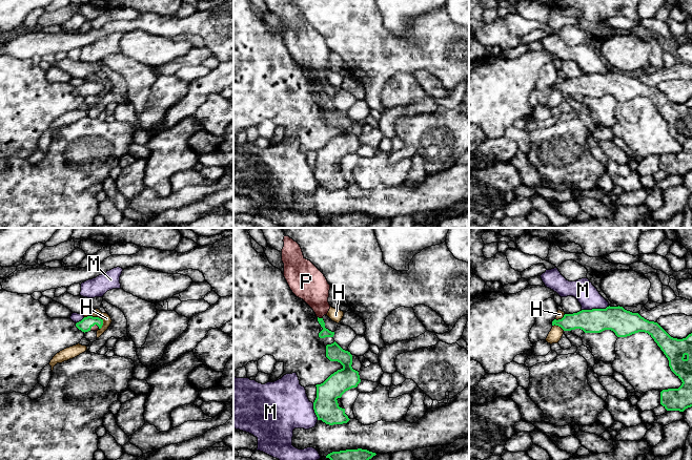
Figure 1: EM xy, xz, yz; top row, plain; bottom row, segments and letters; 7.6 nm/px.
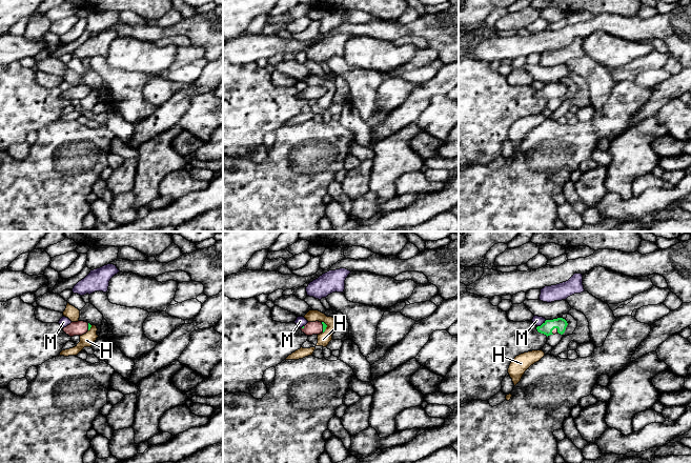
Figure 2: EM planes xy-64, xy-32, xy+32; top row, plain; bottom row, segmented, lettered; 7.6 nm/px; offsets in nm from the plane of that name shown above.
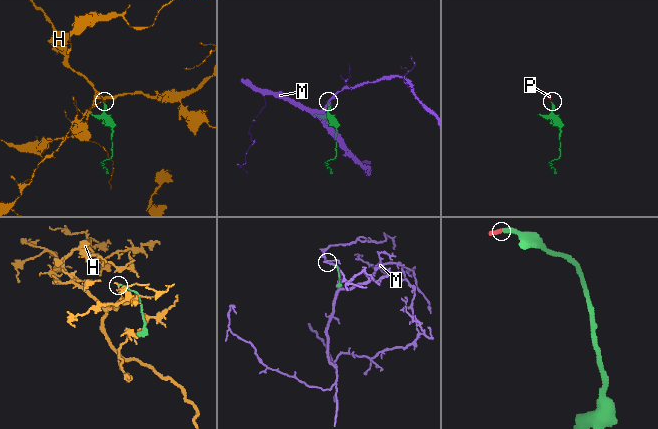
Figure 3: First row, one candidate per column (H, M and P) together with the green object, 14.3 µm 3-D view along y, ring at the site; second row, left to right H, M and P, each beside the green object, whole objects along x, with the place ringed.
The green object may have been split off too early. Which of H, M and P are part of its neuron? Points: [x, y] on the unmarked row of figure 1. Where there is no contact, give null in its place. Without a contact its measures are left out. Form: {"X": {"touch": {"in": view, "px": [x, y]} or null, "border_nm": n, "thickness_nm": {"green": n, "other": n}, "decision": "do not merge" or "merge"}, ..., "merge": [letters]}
{"H": {"touch": {"in": "xy", "px": [97, 82]}, "border_nm": 170, "thickness_nm": {"green": 100, "other": 70}, "decision": "do not merge"}, "M": {"touch": {"in": "yz", "px": [595, 74]}, "border_nm": 220, "thickness_nm": {"green": 200, "other": 170}, "decision": "do not merge"}, "P": {"touch": {"in": "xz", "px": [320, 83]}, "border_nm": 40, "thickness_nm": {"green": 70, "other": 240}, "decision": "merge"}, "merge": ["P"]}

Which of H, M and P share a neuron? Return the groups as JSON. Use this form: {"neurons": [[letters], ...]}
{"neurons": [["H"], ["M"], ["P"]]}

